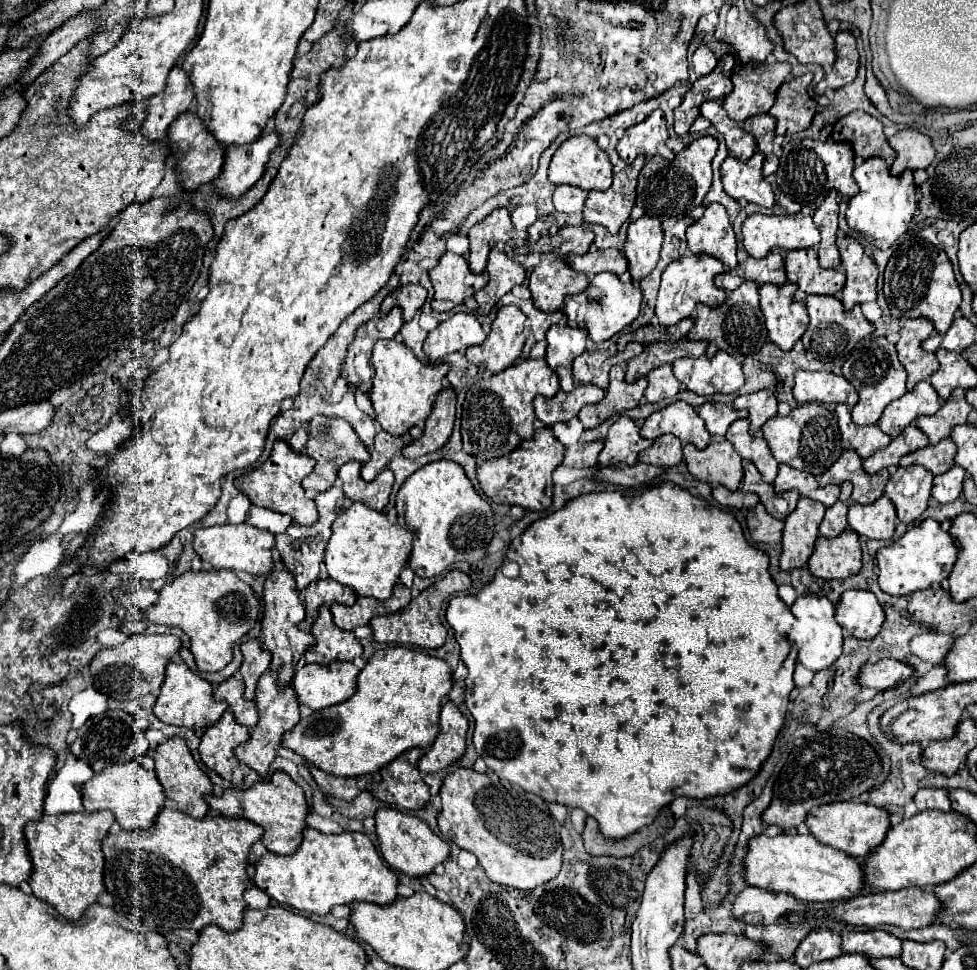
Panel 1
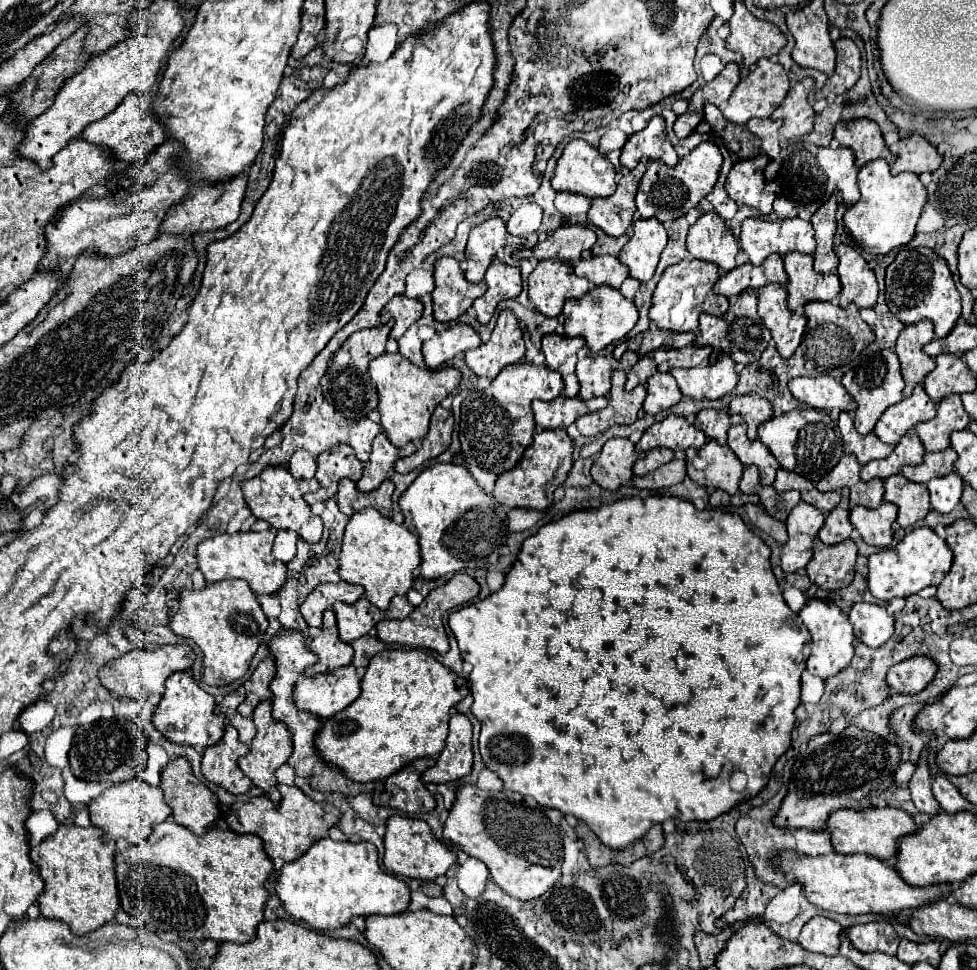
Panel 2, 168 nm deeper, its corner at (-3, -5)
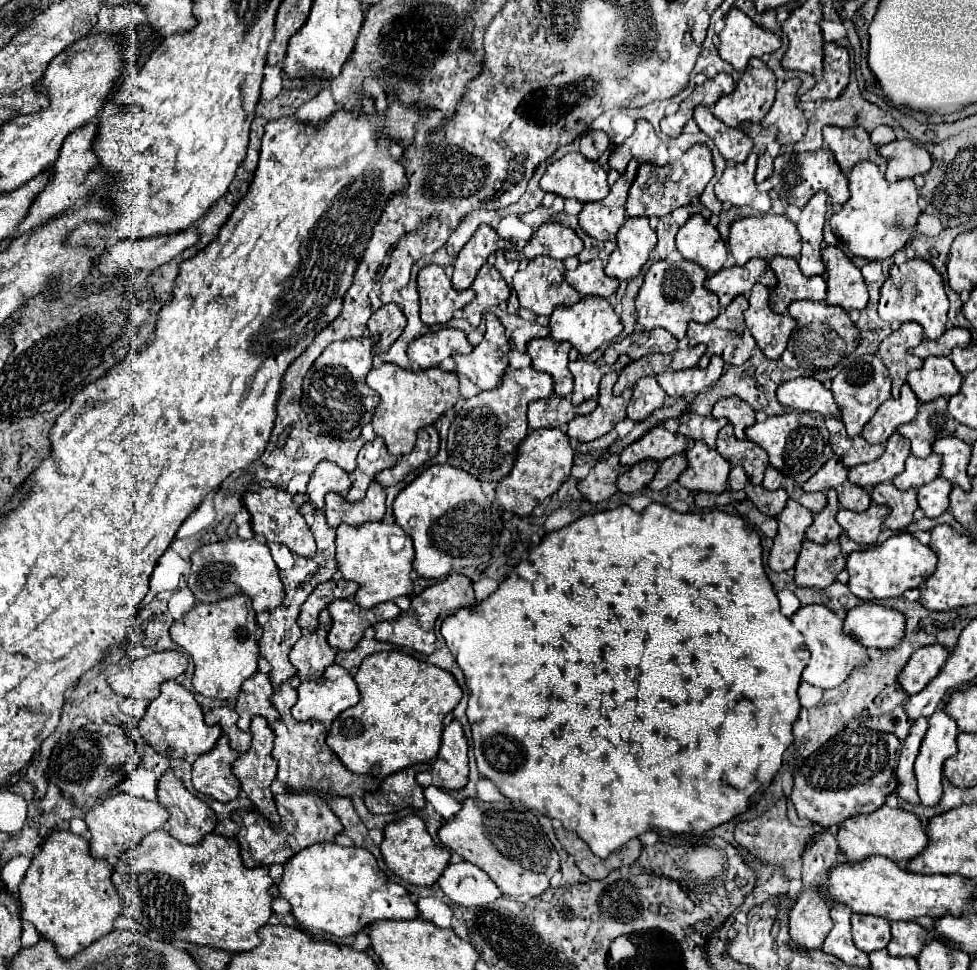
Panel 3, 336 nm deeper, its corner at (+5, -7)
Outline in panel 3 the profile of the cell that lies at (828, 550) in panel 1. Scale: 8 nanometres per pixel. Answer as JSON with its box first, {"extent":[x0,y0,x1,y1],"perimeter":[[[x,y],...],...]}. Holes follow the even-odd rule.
{"extent":[795,540,845,588],"perimeter":[[[811,540],[803,542],[795,564],[795,584],[811,588],[827,588],[835,582],[837,574],[845,568],[845,558],[841,554],[839,542],[815,544]]]}

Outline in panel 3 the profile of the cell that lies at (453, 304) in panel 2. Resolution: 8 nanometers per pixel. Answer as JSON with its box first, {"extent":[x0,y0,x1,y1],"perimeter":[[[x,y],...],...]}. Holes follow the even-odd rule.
{"extent":[417,264,475,326],"perimeter":[[[429,264],[419,270],[417,292],[421,302],[421,320],[427,326],[447,324],[453,318],[455,310],[461,310],[475,298],[471,288],[457,292],[451,286],[445,270],[437,264]]]}

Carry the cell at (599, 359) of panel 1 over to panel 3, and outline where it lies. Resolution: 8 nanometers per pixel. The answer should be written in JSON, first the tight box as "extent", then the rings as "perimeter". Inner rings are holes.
{"extent":[569,360,607,406],"perimeter":[[[575,360],[575,362],[569,362],[569,370],[571,370],[573,380],[575,380],[573,398],[571,398],[571,402],[575,406],[593,398],[593,396],[597,396],[599,380],[607,372],[605,368],[601,372],[599,364],[591,364],[591,362],[585,362],[585,360]]]}

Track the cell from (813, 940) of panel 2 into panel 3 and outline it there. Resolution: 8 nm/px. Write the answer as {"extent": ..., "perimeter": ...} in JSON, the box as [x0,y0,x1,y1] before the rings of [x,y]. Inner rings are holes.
{"extent":[789,888,831,948],"perimeter":[[[807,888],[797,898],[797,904],[789,912],[789,934],[799,948],[821,948],[825,936],[831,930],[829,904],[815,888]]]}

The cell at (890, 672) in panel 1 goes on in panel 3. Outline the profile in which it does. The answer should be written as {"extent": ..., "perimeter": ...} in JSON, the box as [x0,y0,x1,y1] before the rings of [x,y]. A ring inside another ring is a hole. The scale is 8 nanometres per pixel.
{"extent":[899,644,949,694],"perimeter":[[[929,644],[919,648],[913,656],[911,662],[903,668],[899,674],[899,684],[907,694],[917,694],[921,692],[941,670],[949,656],[949,650],[941,644]]]}

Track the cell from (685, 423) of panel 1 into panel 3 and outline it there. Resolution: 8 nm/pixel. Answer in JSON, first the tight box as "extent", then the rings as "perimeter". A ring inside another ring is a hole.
{"extent":[619,426,687,466],"perimeter":[[[655,426],[655,430],[649,430],[647,434],[643,434],[643,438],[631,446],[627,446],[621,456],[619,462],[623,466],[633,466],[641,460],[665,460],[671,454],[681,454],[687,446],[685,436],[681,434],[671,434],[669,430],[665,430],[663,426]]]}

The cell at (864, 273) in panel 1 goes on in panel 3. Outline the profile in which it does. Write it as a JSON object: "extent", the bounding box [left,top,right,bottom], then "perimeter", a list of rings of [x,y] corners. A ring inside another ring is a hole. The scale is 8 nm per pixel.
{"extent":[821,246,869,312],"perimeter":[[[827,246],[821,250],[827,276],[827,304],[841,306],[845,312],[861,310],[867,306],[869,294],[861,276],[861,270],[845,256],[837,246]]]}

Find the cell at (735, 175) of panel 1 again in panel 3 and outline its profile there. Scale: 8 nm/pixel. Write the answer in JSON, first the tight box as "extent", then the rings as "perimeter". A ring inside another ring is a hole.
{"extent":[715,152,771,212],"perimeter":[[[751,152],[749,158],[741,164],[729,164],[721,180],[715,184],[717,198],[733,206],[749,204],[759,212],[767,212],[771,208],[770,192],[758,189],[758,183],[755,182],[755,166],[755,152]]]}

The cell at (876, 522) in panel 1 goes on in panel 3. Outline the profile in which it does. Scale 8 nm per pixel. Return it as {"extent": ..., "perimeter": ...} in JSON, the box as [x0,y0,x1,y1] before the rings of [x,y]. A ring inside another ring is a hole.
{"extent":[837,502,887,544],"perimeter":[[[871,502],[865,512],[851,512],[841,508],[837,512],[837,522],[847,532],[847,536],[857,544],[873,544],[881,532],[881,524],[887,518],[887,506],[879,506]]]}

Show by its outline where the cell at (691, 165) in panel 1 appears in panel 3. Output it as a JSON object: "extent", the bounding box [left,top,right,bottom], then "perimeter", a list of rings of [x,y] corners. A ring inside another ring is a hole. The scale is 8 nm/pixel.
{"extent":[627,144,713,216],"perimeter":[[[695,144],[689,148],[679,160],[667,166],[653,166],[653,164],[641,164],[637,170],[637,178],[633,186],[629,188],[627,198],[627,214],[629,216],[665,216],[667,212],[673,212],[679,206],[691,204],[693,198],[701,196],[707,182],[713,178],[713,162],[711,162],[711,150],[705,144]]]}

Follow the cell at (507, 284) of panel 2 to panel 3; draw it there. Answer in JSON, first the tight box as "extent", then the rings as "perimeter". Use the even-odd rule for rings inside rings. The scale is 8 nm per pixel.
{"extent":[463,264,511,328],"perimeter":[[[487,264],[479,270],[471,288],[475,292],[475,298],[471,304],[467,304],[463,308],[463,312],[465,312],[465,316],[473,328],[479,326],[481,314],[487,308],[497,306],[499,302],[509,300],[509,296],[511,296],[511,290],[509,290],[507,282],[503,280],[503,276],[493,266],[487,266]]]}

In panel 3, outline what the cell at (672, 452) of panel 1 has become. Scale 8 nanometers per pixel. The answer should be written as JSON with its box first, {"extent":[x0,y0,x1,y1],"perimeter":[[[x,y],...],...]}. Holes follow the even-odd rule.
{"extent":[617,460,659,494],"perimeter":[[[655,460],[637,462],[635,466],[631,466],[631,470],[627,470],[625,474],[621,474],[617,478],[617,488],[621,492],[625,492],[625,494],[639,492],[639,490],[643,490],[643,488],[649,486],[649,482],[653,480],[657,468],[659,468],[659,464]]]}

